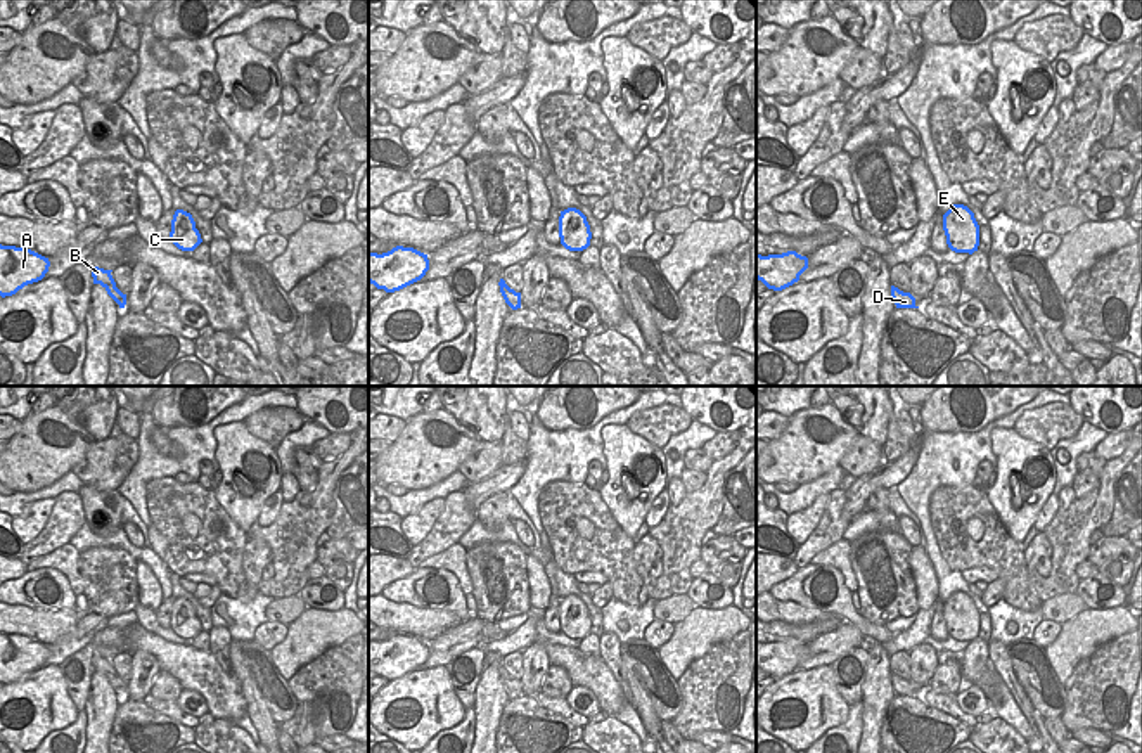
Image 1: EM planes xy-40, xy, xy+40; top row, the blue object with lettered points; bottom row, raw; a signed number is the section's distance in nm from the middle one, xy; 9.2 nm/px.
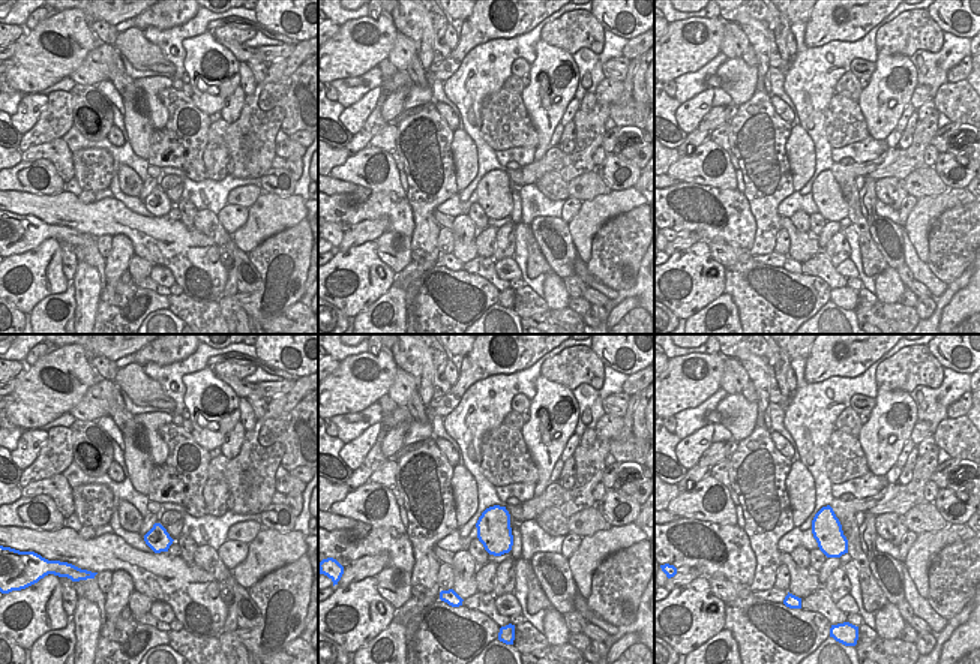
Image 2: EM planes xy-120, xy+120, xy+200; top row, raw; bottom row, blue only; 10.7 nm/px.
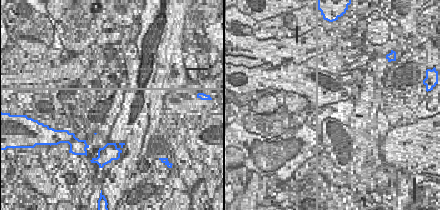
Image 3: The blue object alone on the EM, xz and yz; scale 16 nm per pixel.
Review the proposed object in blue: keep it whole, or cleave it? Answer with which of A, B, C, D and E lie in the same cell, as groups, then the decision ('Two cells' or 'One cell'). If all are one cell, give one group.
Groups: A B C E / D. Two cells

